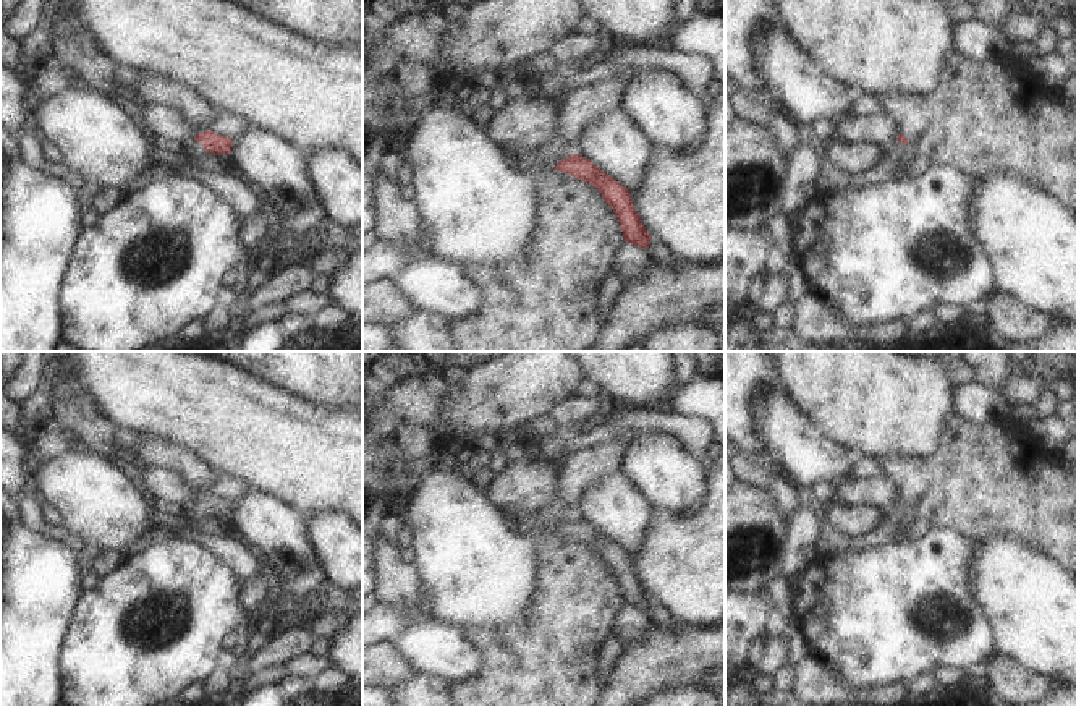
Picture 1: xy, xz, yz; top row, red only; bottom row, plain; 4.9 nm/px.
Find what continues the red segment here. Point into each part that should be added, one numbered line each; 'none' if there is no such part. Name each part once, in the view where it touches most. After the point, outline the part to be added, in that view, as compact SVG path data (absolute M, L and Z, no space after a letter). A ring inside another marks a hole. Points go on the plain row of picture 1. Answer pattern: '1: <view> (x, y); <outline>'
1: xy (194, 514); M193 504L189 508L186 508L186 510L183 512L183 517L186 518L186 521L189 521L189 523L197 530L197 523L199 523L204 517L207 517L207 515L204 513L204 510L202 510L201 505Z

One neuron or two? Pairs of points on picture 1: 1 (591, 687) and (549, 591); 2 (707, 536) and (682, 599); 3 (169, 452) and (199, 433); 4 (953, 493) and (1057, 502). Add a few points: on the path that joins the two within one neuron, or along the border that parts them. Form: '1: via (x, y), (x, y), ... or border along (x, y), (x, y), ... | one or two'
1: via (575, 663), (563, 651), (563, 616) | one
2: via (707, 552), (707, 565), (698, 583) | one
3: border along (143, 436), (173, 439), (193, 449), (212, 465) | two
4: via (979, 493), (1031, 493) | one

